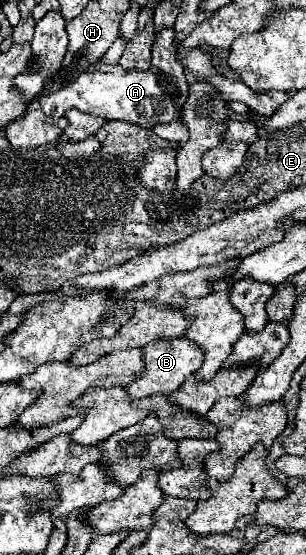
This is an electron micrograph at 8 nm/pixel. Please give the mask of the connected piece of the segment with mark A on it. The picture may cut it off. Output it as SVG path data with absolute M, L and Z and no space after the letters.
M97 62L79 76L67 78L59 90L49 90L47 94L39 94L39 106L49 118L55 120L59 120L67 110L75 108L107 120L127 120L143 128L153 128L155 124L177 120L177 110L173 106L173 100L163 92L157 76L159 74L153 68L137 72Z

